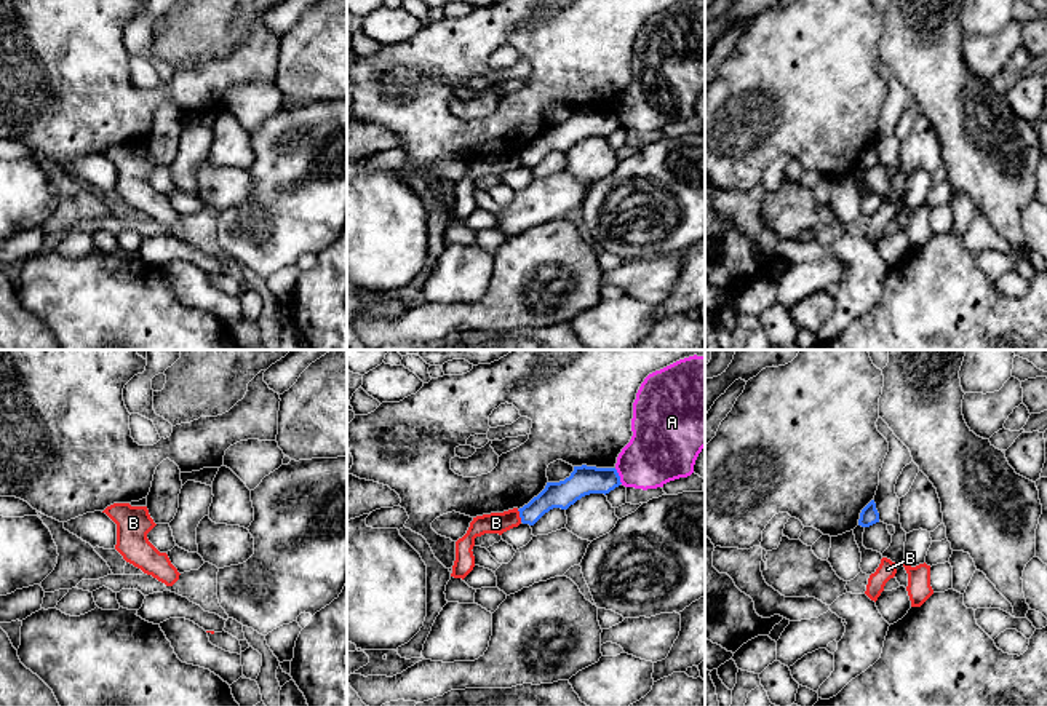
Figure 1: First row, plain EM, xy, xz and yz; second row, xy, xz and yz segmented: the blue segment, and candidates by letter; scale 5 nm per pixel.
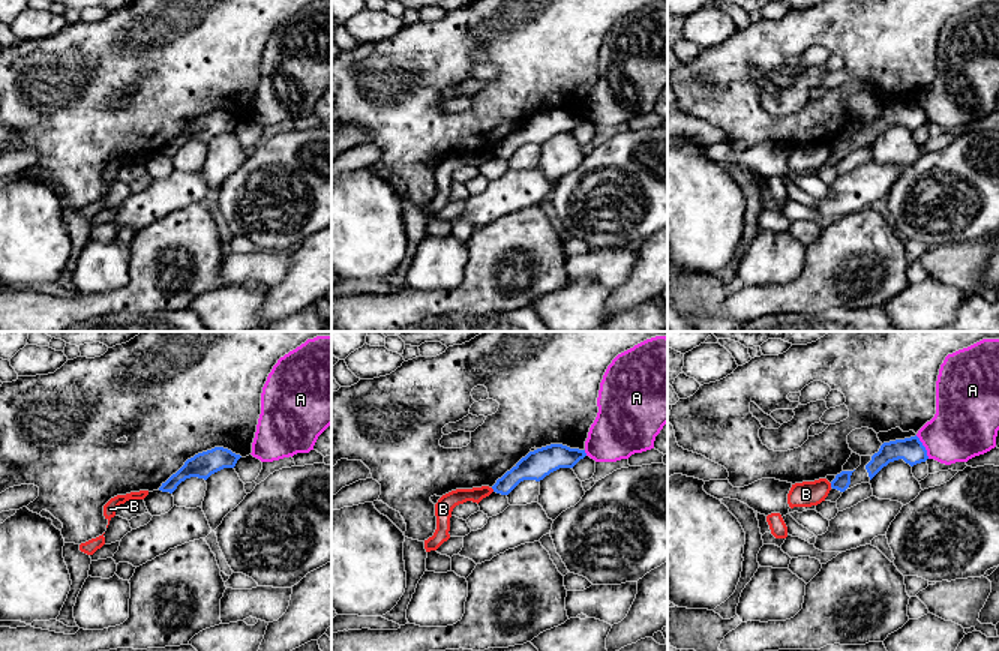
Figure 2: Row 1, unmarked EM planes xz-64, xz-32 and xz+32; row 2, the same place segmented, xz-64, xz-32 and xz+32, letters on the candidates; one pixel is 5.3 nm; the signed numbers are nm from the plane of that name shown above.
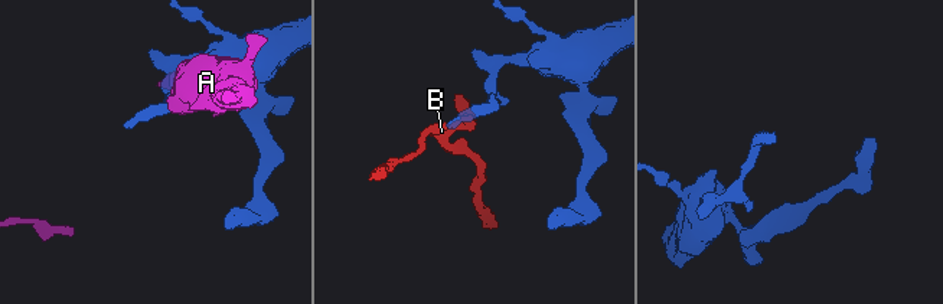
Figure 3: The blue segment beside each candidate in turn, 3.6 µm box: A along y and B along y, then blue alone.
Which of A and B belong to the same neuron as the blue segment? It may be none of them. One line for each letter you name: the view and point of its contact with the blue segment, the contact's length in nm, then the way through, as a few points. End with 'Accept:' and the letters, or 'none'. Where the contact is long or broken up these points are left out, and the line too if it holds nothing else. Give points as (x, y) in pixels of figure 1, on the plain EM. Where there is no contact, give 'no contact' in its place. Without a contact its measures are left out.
Accept: none

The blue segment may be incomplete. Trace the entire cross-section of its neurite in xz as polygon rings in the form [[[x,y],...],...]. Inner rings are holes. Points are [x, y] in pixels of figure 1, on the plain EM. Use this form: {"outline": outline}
{"outline": [[[574,109],[569,120],[559,125],[547,125],[537,139],[518,152],[521,165],[534,168],[553,150],[567,152],[585,137],[606,137],[620,126],[620,118],[615,110]]]}

